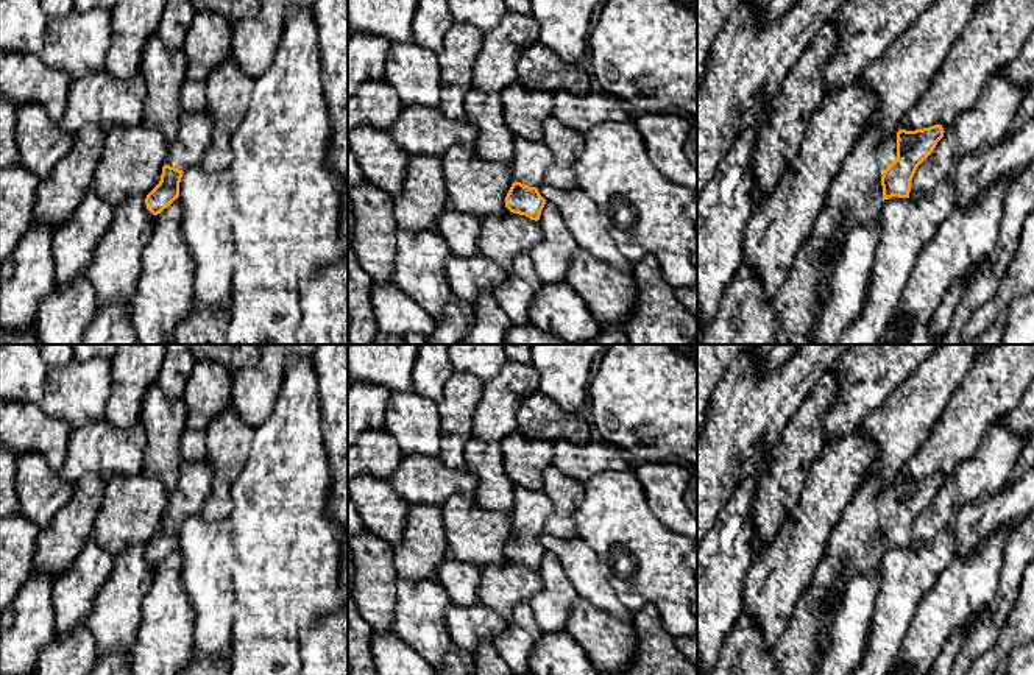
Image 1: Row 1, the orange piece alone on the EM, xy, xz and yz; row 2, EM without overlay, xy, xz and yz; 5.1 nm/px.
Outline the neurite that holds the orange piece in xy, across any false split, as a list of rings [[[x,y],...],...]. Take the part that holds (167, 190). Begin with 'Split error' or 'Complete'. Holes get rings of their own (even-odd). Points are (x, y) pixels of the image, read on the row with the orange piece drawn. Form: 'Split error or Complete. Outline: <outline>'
Split error. Outline: [[[207,111],[182,112],[159,184],[147,195],[147,209],[158,215],[179,196],[182,173],[197,165],[211,145],[212,120]]]

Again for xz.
Split error. Outline: [[[515,137],[515,157],[510,165],[515,182],[507,196],[505,207],[538,221],[546,200],[538,186],[546,182],[546,173],[554,164],[554,154],[541,142]]]

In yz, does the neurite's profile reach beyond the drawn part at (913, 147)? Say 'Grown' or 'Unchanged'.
Grown

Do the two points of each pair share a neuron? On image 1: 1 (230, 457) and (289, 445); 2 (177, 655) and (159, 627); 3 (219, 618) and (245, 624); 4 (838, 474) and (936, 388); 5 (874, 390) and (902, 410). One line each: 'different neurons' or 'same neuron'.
1: different neurons
2: same neuron
3: different neurons
4: different neurons
5: different neurons

